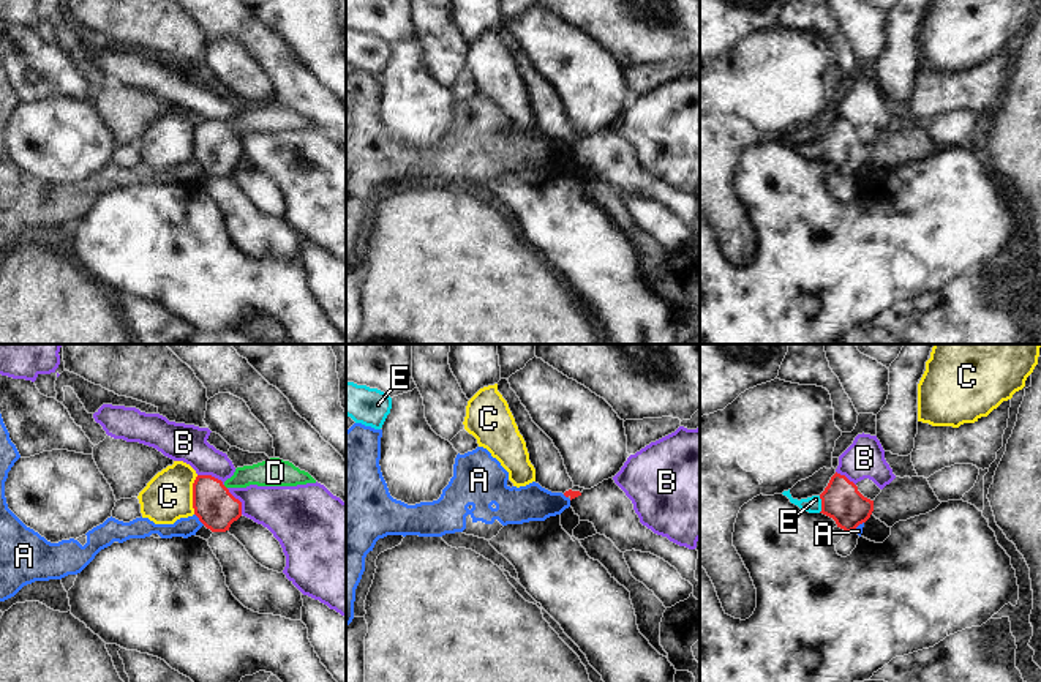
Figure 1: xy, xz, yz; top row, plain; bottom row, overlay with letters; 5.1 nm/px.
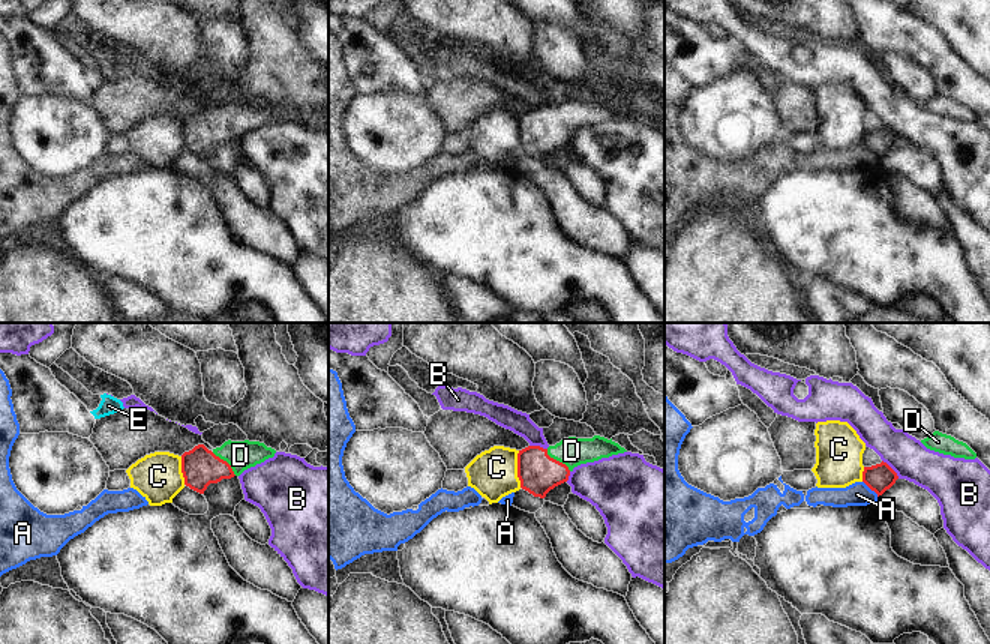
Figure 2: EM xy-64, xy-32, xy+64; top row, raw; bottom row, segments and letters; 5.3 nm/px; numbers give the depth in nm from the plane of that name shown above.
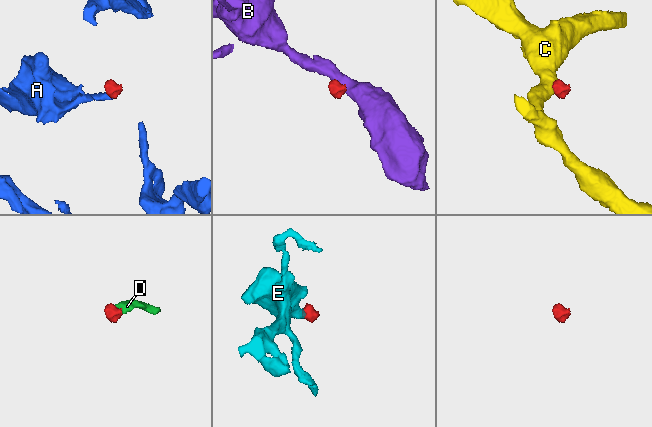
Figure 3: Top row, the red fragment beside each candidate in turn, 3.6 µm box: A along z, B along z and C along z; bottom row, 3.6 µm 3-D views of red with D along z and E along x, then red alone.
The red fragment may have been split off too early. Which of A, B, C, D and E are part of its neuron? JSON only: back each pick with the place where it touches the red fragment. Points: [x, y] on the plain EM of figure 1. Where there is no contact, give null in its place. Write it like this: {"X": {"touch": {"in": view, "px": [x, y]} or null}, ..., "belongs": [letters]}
{"D": {"touch": {"in": "xy", "px": [225, 133]}}, "E": {"touch": {"in": "yz", "px": [822, 150]}}, "belongs": ["D", "E"]}

